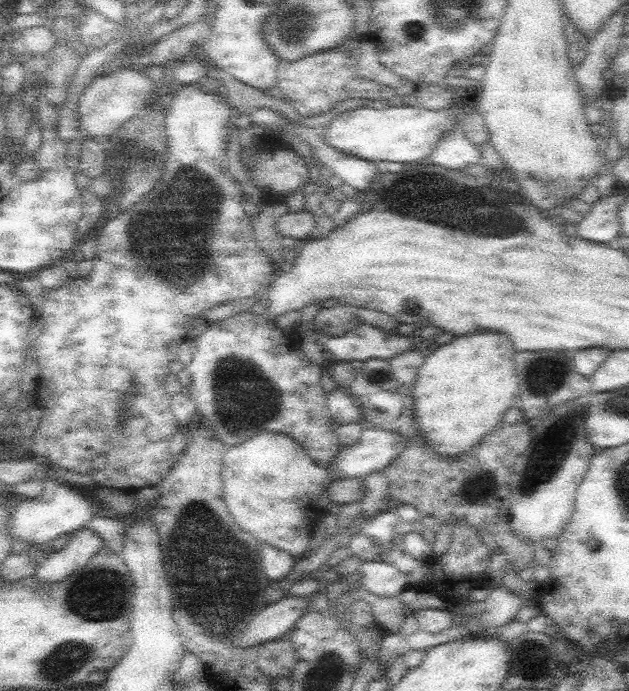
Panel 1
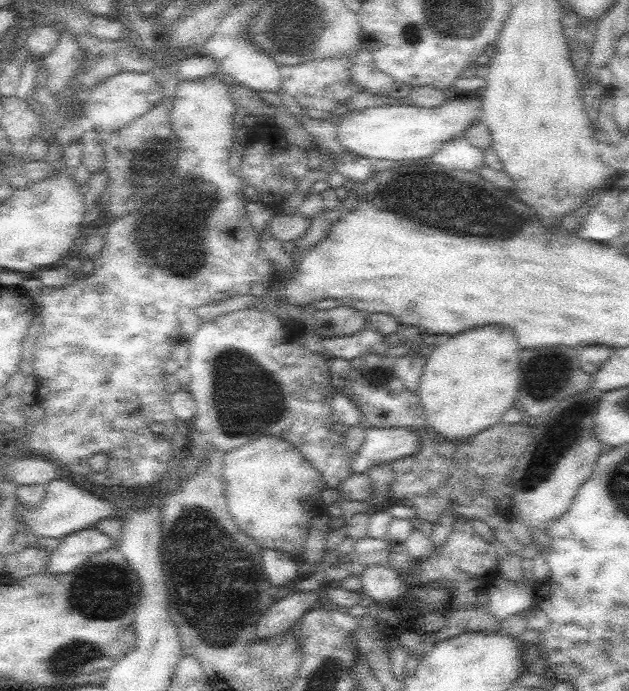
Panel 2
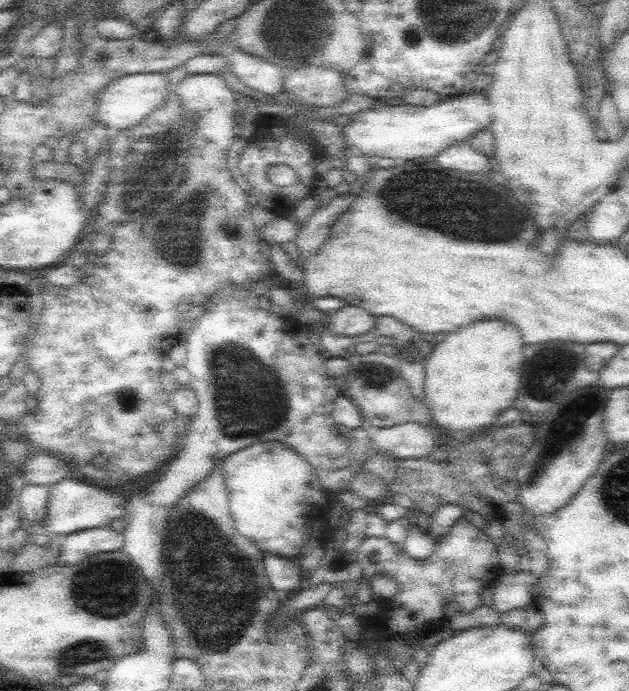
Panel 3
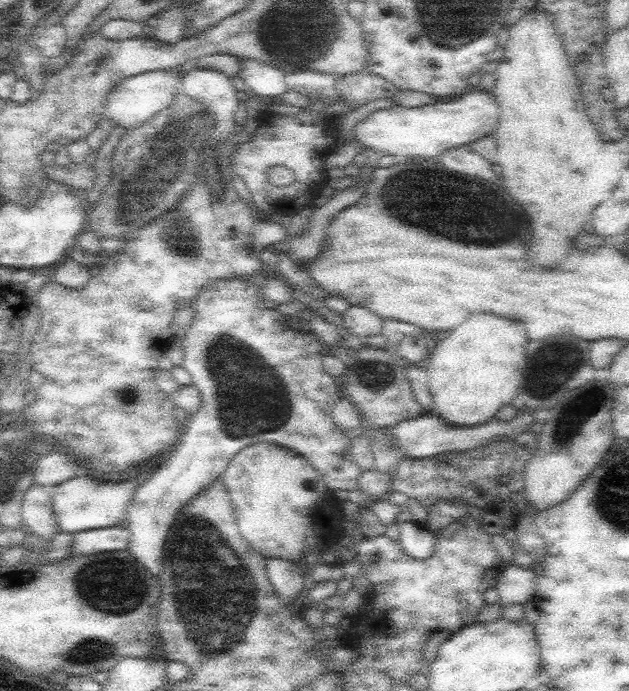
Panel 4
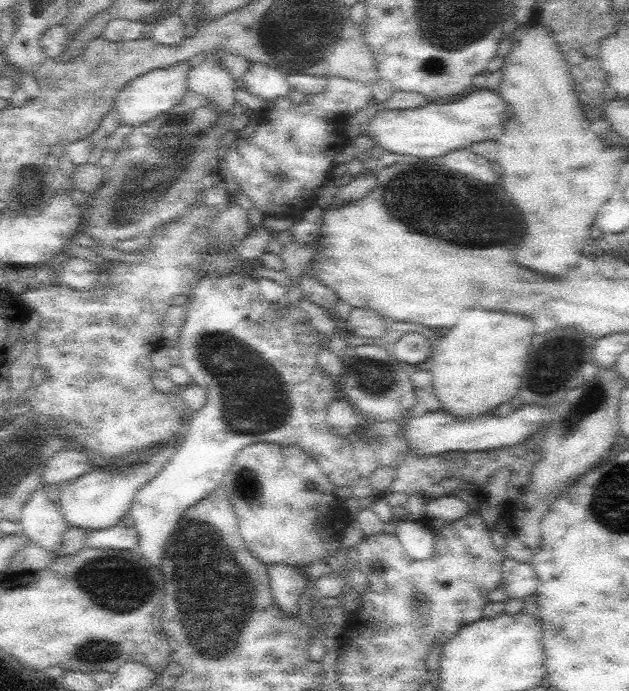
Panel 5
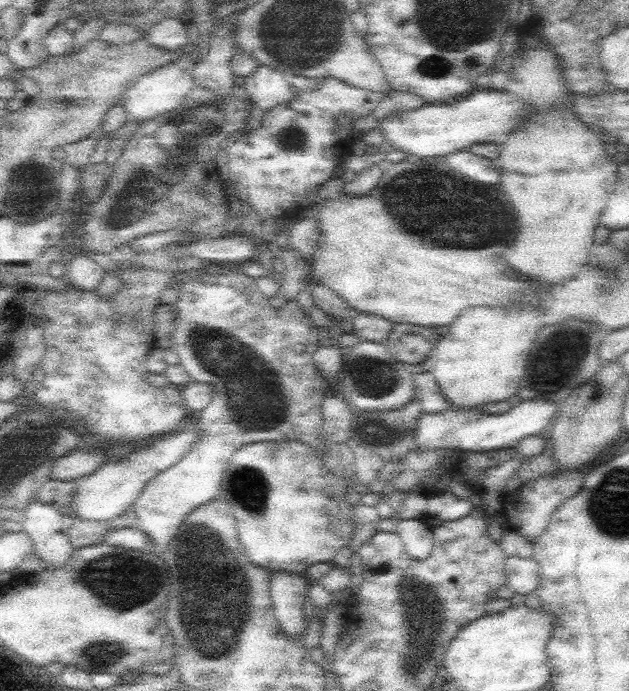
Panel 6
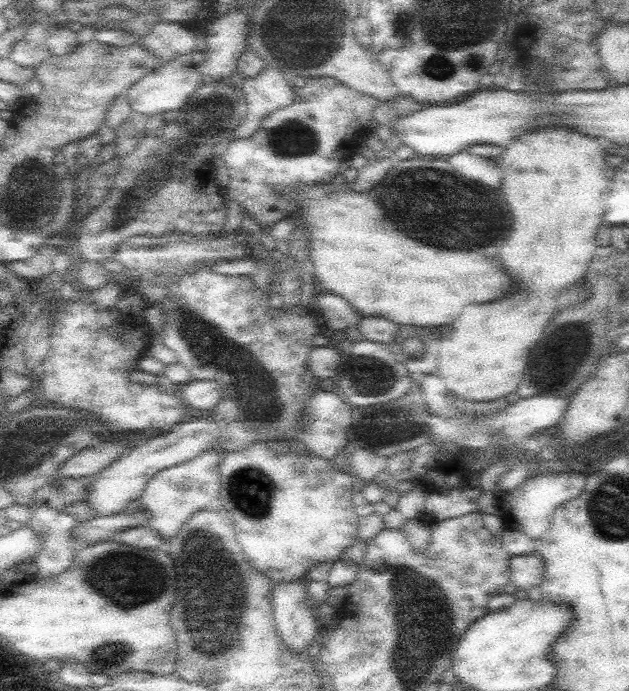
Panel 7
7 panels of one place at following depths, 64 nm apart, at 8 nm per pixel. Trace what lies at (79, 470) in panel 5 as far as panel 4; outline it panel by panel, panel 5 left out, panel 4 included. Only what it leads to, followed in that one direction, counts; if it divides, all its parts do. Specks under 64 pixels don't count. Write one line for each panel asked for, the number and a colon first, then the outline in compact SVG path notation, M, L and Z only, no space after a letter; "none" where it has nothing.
4: M53 450L51 454L41 454L31 472L33 472L33 484L57 486L83 472L83 466L79 464L79 460L71 458L69 454Z

